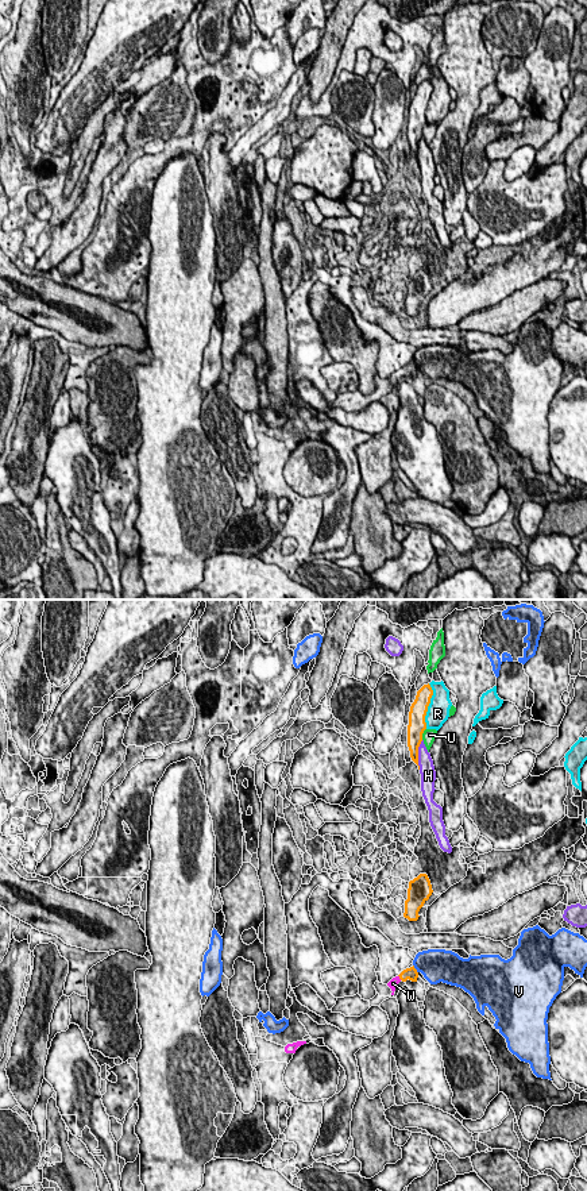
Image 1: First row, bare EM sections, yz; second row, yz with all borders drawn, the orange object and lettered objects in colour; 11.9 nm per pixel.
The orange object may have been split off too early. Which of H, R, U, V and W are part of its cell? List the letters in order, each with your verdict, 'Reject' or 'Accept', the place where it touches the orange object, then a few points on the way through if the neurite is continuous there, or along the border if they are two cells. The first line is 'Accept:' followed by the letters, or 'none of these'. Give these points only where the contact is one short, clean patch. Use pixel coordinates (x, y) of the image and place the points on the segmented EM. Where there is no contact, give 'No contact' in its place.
Accept: W
H: Reject. Touches orange at yz (417, 755)
R: Reject. Touches orange at yz (428, 705)
U: Reject. Touches orange at yz (423, 732)
V: Reject. Touches orange at yz (414, 968)
W: Accept. Touches orange at yz (400, 978). Path across: yz (410, 974), (400, 978), (393, 983)

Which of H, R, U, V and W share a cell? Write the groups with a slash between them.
H / R / U / V / W

